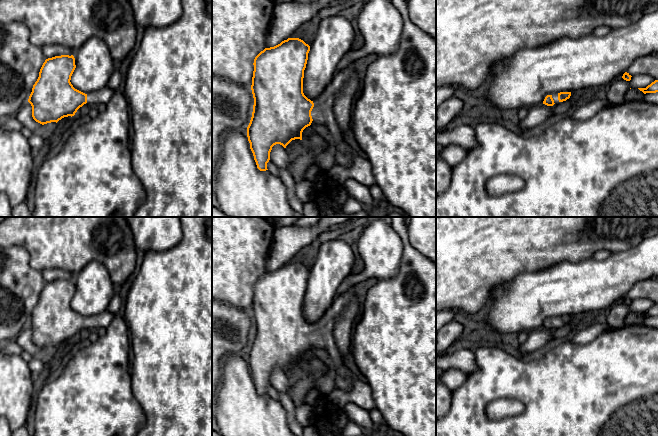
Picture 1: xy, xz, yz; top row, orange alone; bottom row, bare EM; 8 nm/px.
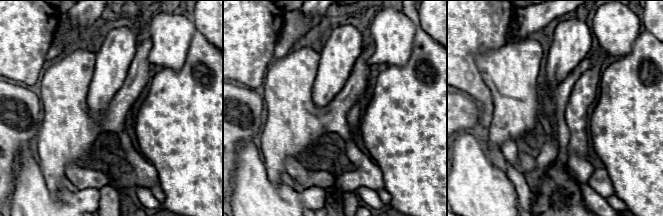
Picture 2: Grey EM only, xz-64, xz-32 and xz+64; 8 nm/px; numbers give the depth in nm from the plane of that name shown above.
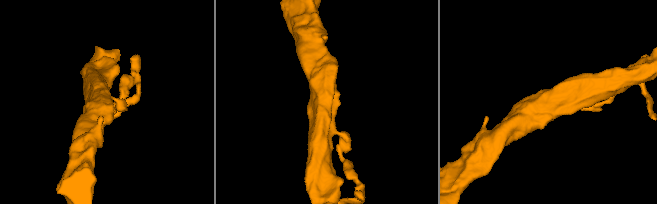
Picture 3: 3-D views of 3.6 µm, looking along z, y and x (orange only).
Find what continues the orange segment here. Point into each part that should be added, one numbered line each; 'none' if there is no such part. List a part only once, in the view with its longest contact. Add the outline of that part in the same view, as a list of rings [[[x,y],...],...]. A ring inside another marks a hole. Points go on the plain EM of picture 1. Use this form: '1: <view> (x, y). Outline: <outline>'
1: xz (322, 337). Outline: [[[349,286],[343,294],[338,296],[322,318],[313,325],[314,331],[311,335],[313,345],[327,350],[333,359],[332,372],[336,388],[345,391],[352,388],[353,382],[351,378],[344,377],[339,372],[342,357],[333,338],[333,329],[354,294],[354,286]]]

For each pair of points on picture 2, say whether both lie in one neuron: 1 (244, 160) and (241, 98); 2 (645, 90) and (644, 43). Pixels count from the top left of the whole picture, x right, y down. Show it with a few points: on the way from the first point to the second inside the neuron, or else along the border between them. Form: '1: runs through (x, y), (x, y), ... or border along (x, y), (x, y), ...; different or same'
1: border along (257, 140), (245, 142), (239, 148), (235, 165); different
2: runs through (637, 78), (634, 70), (641, 55); same

